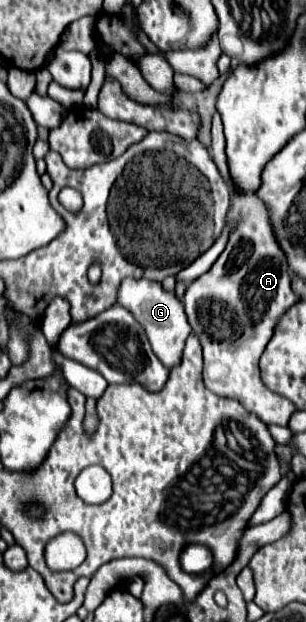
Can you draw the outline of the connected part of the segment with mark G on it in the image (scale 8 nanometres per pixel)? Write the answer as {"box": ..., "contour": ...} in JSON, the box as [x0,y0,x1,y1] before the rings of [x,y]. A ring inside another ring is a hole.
{"box":[118,278,192,368],"contour":[[[126,278],[118,290],[118,304],[124,306],[126,310],[130,310],[134,314],[134,318],[144,326],[144,332],[152,344],[154,354],[160,358],[160,362],[166,368],[180,364],[184,340],[188,338],[188,334],[192,330],[190,330],[190,324],[186,320],[184,304],[182,304],[182,300],[176,298],[174,292],[166,292],[160,282]]]}

